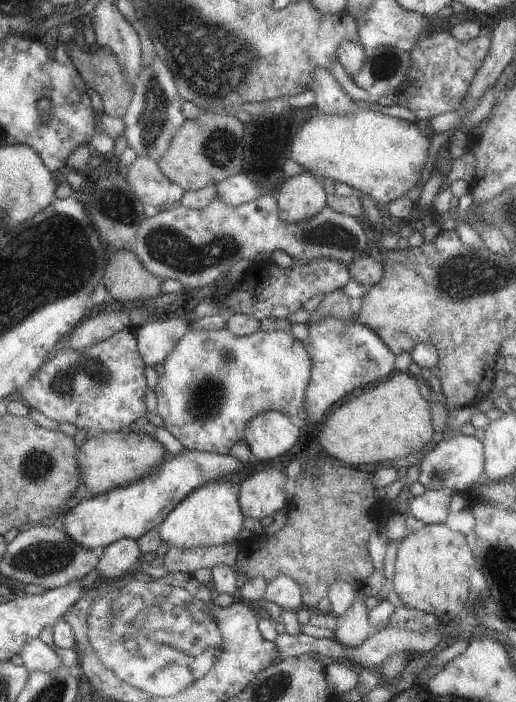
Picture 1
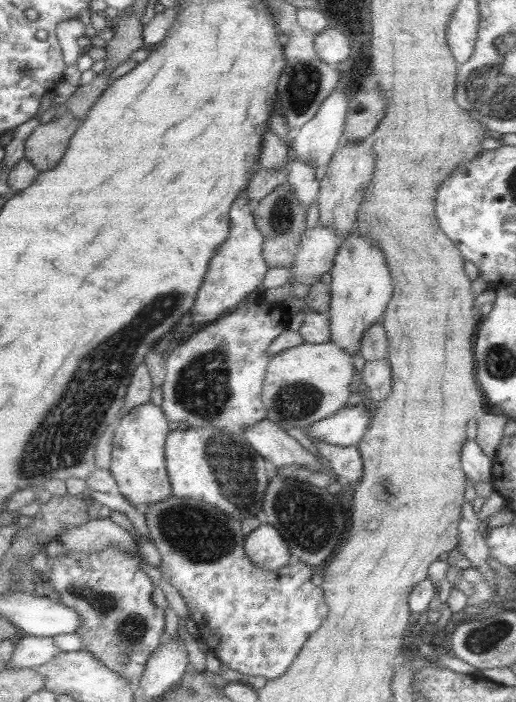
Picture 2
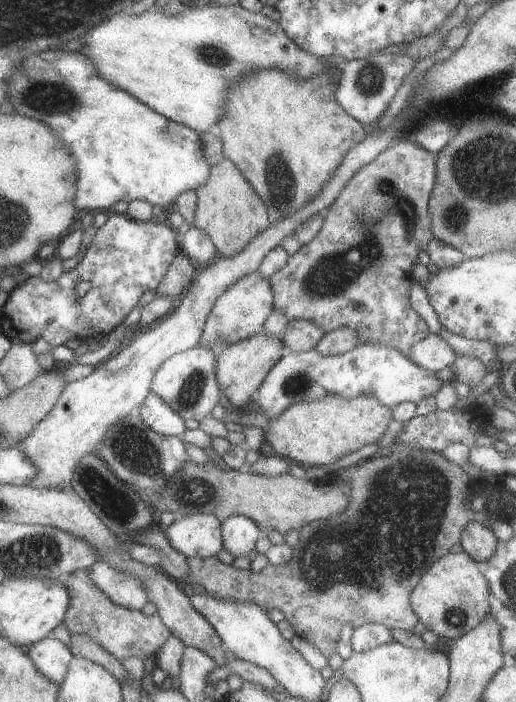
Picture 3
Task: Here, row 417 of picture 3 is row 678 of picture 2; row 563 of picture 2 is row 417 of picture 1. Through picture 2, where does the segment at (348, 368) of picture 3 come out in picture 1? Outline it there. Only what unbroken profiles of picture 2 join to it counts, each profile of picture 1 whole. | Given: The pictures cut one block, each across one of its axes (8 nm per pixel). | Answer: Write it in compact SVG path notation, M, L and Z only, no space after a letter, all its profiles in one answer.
M189 326L186 334L178 340L178 344L174 346L174 350L166 356L166 360L159 367L158 383L154 392L156 393L156 412L164 421L164 427L172 436L179 440L184 448L192 450L206 451L209 453L218 453L228 455L230 449L245 437L246 426L248 422L266 410L278 410L282 414L289 416L296 424L304 425L306 421L306 410L304 410L304 402L306 402L306 388L310 384L310 374L312 374L312 358L308 354L307 346L293 337L289 330L275 330L267 332L258 329L256 332L246 336L234 336L228 330L192 330Z

